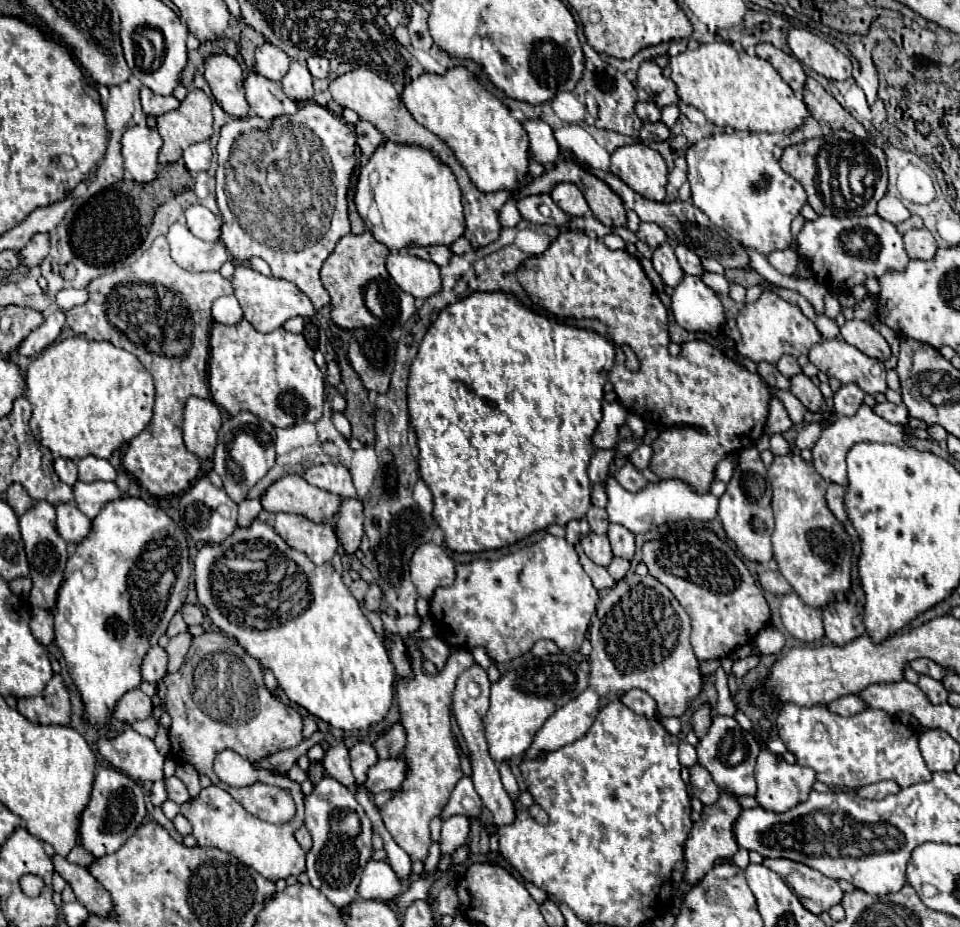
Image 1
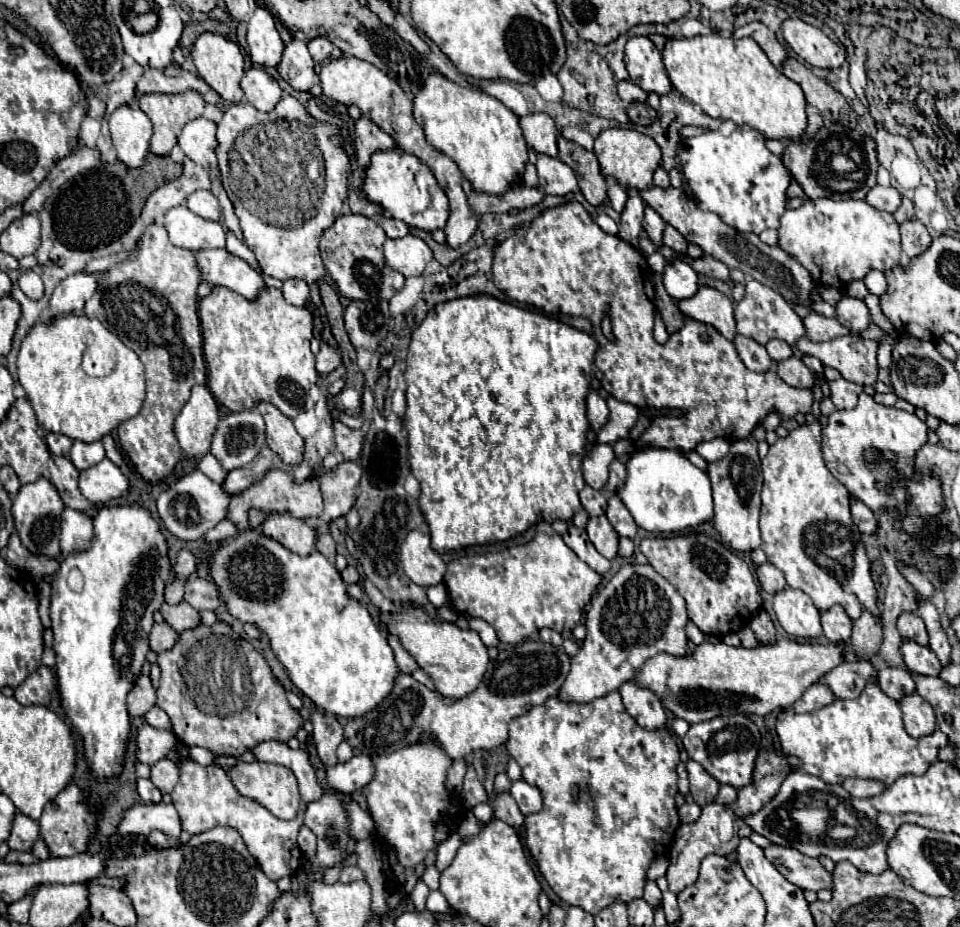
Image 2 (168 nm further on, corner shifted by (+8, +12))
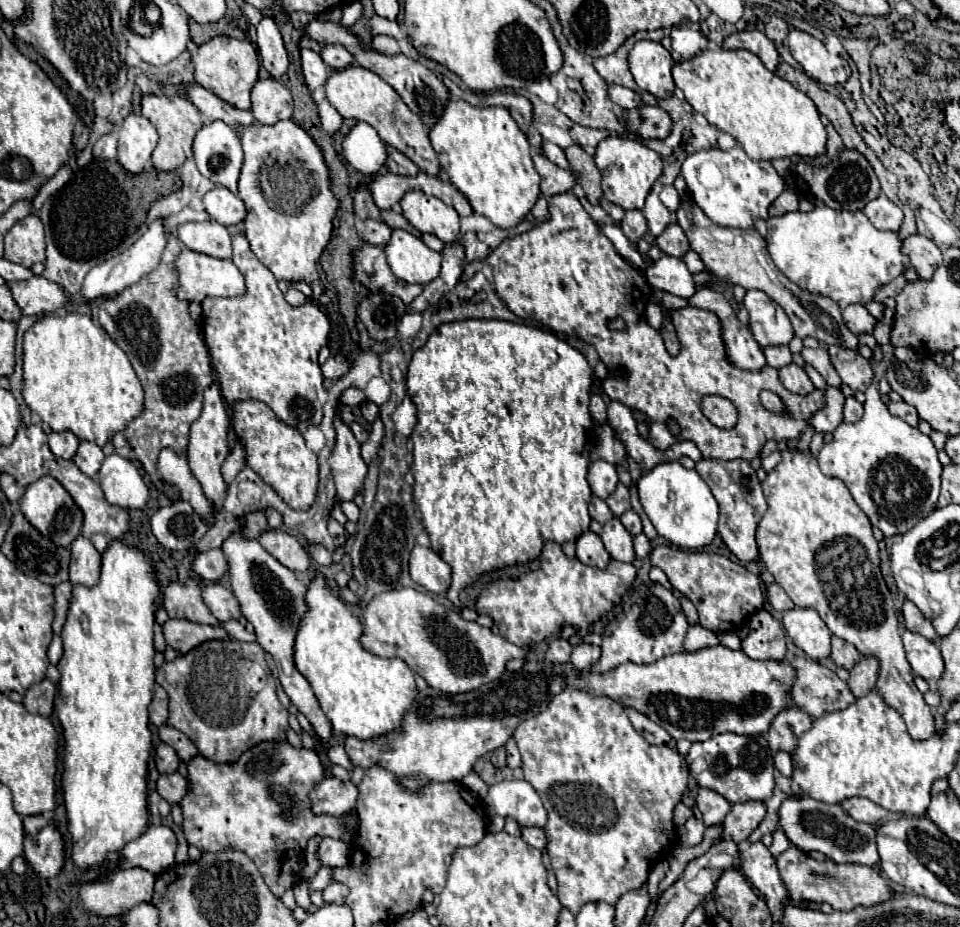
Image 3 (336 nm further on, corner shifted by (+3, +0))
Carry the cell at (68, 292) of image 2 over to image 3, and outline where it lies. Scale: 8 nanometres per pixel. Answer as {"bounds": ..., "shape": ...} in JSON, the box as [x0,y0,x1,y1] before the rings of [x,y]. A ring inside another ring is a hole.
{"bounds":[80,220,168,302],"shape":[[[154,220],[154,222],[150,224],[148,232],[146,232],[142,238],[138,238],[128,250],[124,250],[124,252],[118,254],[118,256],[112,256],[110,260],[94,266],[94,268],[88,272],[88,276],[84,278],[84,284],[82,284],[82,292],[80,292],[82,300],[84,300],[84,302],[108,300],[108,298],[114,298],[116,294],[124,292],[124,290],[130,288],[132,284],[136,284],[144,274],[148,274],[150,270],[154,270],[154,268],[158,266],[160,254],[162,254],[164,246],[166,246],[166,238],[168,238],[168,234],[166,234],[166,230],[164,230],[164,226],[162,226],[162,220]]]}

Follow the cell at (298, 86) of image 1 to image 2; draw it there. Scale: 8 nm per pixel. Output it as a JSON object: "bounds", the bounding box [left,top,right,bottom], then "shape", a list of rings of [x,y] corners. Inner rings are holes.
{"bounds":[277,40,315,90],"shape":[[[293,40],[285,46],[283,60],[277,66],[283,80],[287,80],[295,90],[309,90],[315,82],[315,62],[307,50],[307,42]]]}

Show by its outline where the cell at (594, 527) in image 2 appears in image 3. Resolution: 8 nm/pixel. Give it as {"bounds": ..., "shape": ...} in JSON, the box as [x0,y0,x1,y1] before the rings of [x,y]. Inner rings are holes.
{"bounds":[600,518,634,562],"shape":[[[612,518],[604,524],[604,530],[600,534],[604,548],[608,550],[612,560],[620,562],[634,562],[634,548],[632,548],[632,536],[626,532],[622,522],[618,518]]]}

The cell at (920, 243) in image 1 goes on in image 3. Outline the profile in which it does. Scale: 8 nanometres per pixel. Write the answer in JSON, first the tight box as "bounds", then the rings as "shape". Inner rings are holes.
{"bounds":[902,234,942,280],"shape":[[[922,234],[908,236],[904,240],[904,244],[902,244],[902,252],[908,254],[910,264],[918,270],[922,280],[930,280],[934,270],[942,262],[942,254],[940,254],[938,246],[930,238],[926,238]]]}

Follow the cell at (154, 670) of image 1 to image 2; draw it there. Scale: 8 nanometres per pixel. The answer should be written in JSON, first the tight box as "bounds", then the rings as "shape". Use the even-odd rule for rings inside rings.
{"bounds":[149,624,179,652],"shape":[[[153,624],[153,630],[149,634],[149,642],[151,642],[151,650],[153,652],[163,652],[163,650],[171,650],[175,646],[175,642],[179,640],[179,634],[167,624]]]}

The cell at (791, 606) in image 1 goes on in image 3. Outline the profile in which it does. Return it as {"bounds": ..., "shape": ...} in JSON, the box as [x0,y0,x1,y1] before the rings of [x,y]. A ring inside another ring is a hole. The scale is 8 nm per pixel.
{"bounds":[782,608,830,660],"shape":[[[792,608],[782,620],[790,640],[810,658],[822,660],[830,656],[830,630],[814,608]]]}

